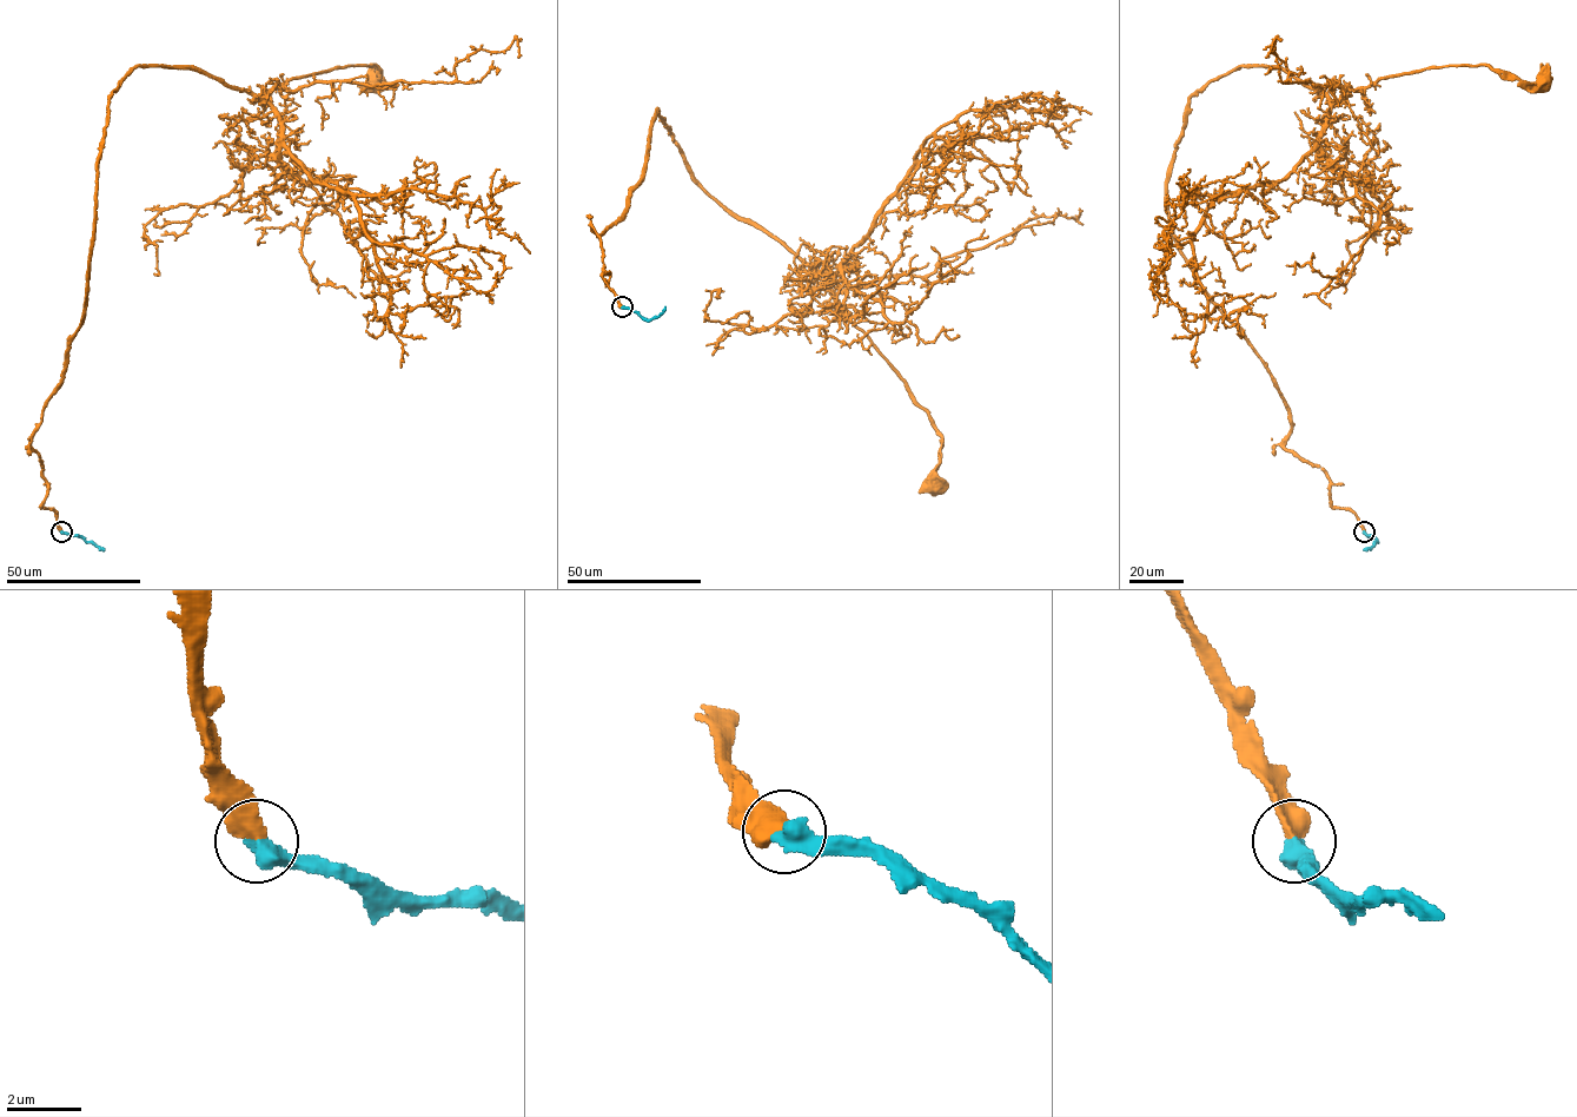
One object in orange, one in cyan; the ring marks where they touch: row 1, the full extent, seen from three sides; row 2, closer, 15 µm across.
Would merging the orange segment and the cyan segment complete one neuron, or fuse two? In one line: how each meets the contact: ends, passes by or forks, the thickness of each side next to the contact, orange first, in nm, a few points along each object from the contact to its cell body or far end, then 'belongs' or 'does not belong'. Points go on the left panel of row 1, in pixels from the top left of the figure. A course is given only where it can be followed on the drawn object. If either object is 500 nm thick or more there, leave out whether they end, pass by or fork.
calibres 480 and 550 nm; course orange (61, 531), (31, 437), (84, 311), (113, 92), (137, 66), (196, 66), (270, 101), (345, 65), (377, 81); course cyan (61, 531), (79, 535), (104, 550); belongs

